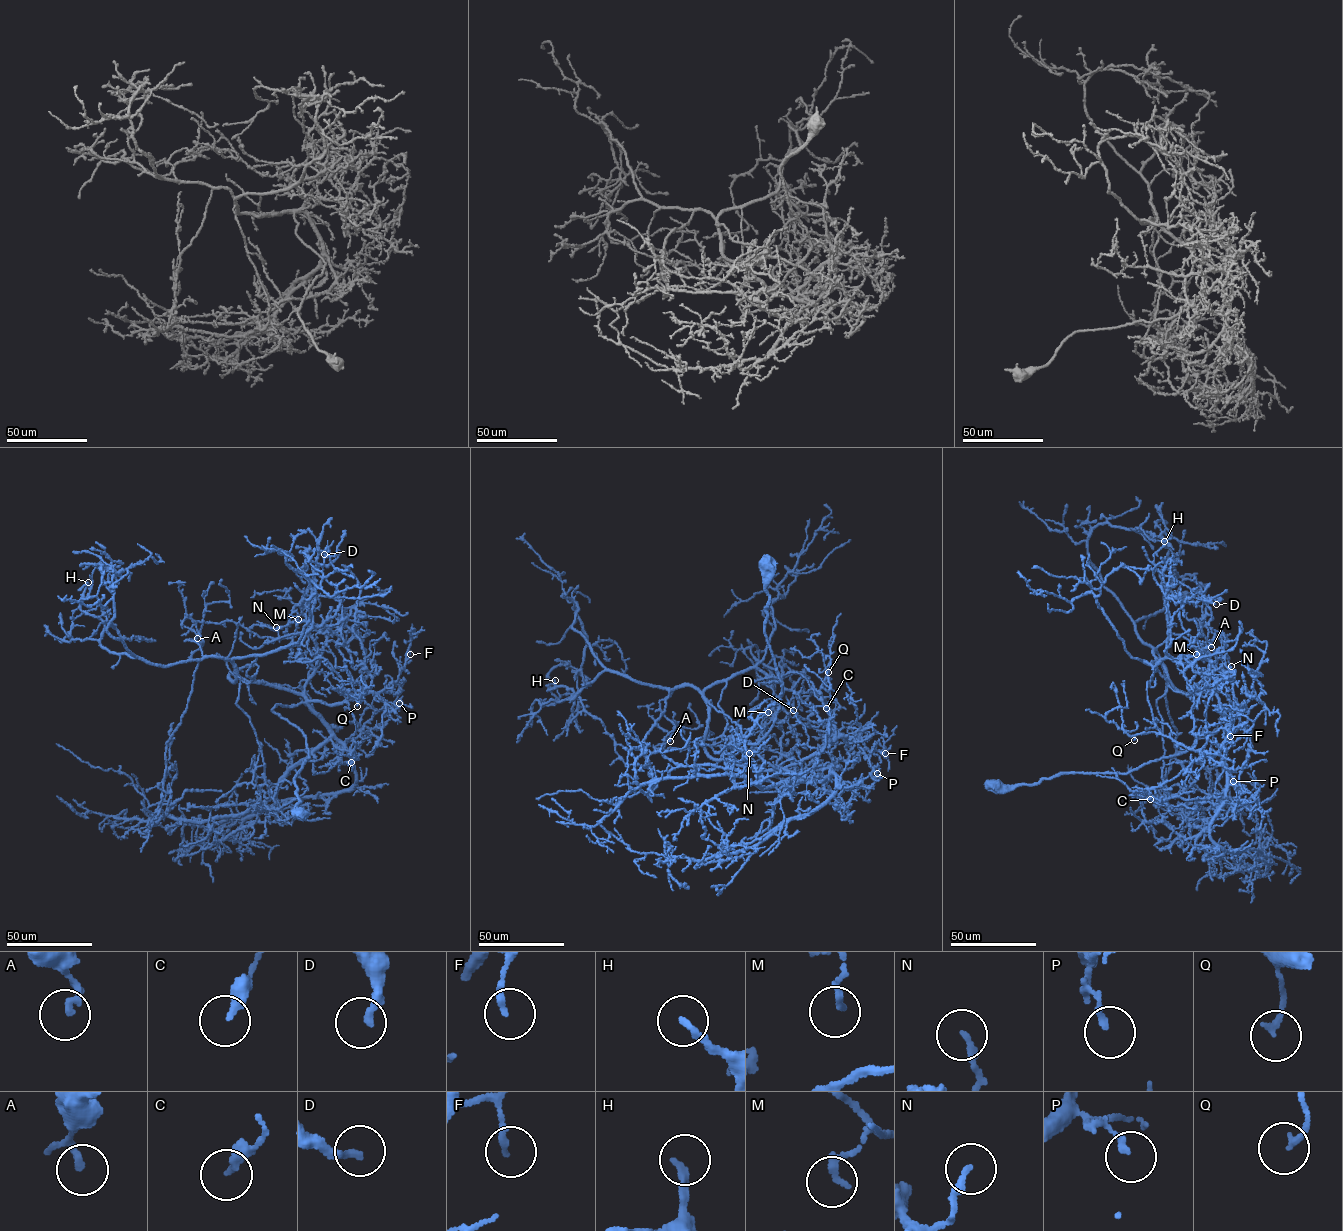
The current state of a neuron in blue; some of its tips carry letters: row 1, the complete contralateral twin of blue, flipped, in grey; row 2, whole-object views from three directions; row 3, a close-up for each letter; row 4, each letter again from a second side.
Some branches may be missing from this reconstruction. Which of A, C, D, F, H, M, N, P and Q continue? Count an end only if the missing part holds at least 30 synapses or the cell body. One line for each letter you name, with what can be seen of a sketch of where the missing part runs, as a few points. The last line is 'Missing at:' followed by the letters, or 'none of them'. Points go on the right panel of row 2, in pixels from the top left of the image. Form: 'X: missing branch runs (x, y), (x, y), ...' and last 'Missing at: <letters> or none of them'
Missing at: none of them

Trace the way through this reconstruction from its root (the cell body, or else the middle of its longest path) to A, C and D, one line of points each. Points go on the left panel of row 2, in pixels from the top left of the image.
A: (299, 813), (306, 738), (272, 708), (305, 699), (231, 673), (233, 683), (234, 663), (203, 656), (197, 638)
C: (299, 813), (294, 779), (309, 757), (306, 738), (274, 706), (305, 703), (334, 746), (351, 753), (351, 762)
D: (299, 813), (306, 738), (272, 708), (304, 702), (319, 664), (315, 641), (285, 633), (314, 627), (324, 554)

